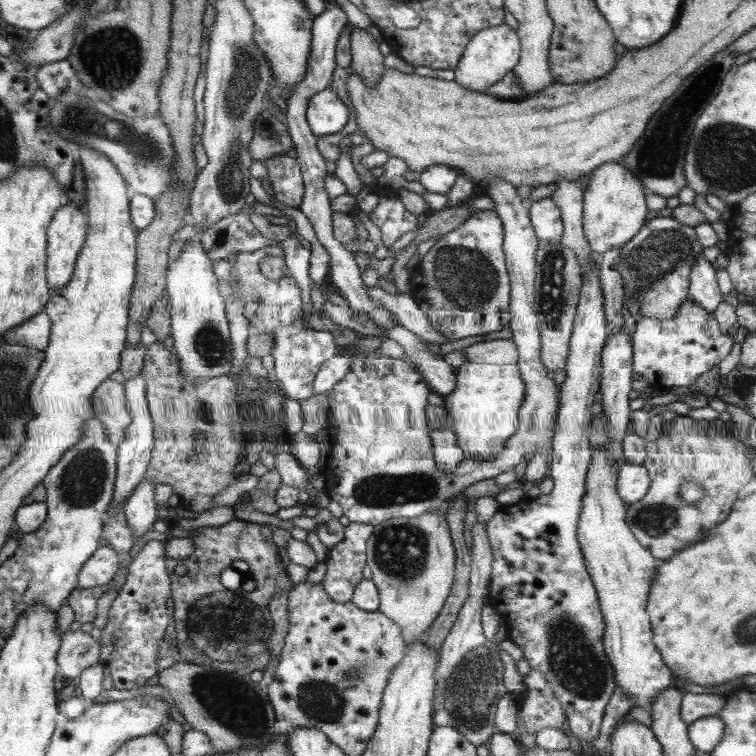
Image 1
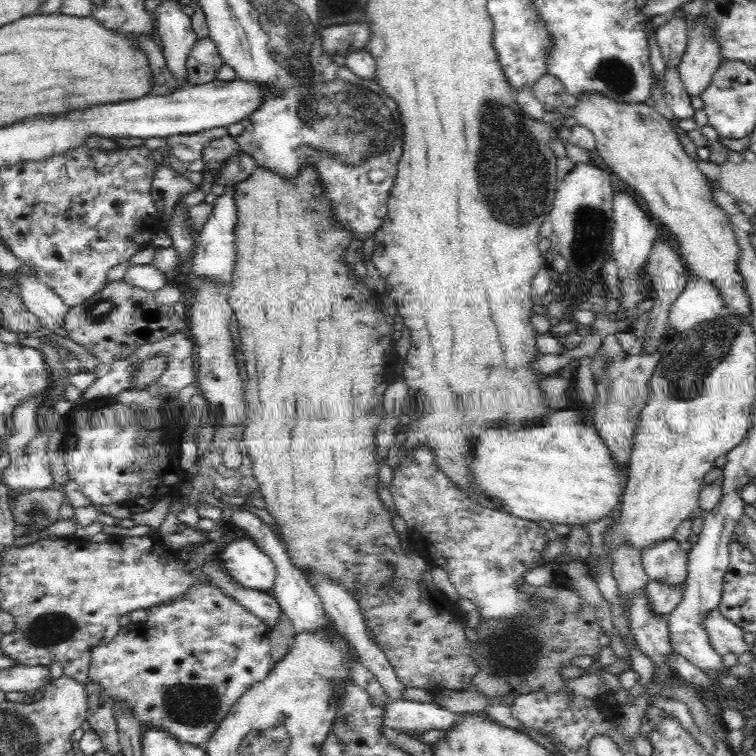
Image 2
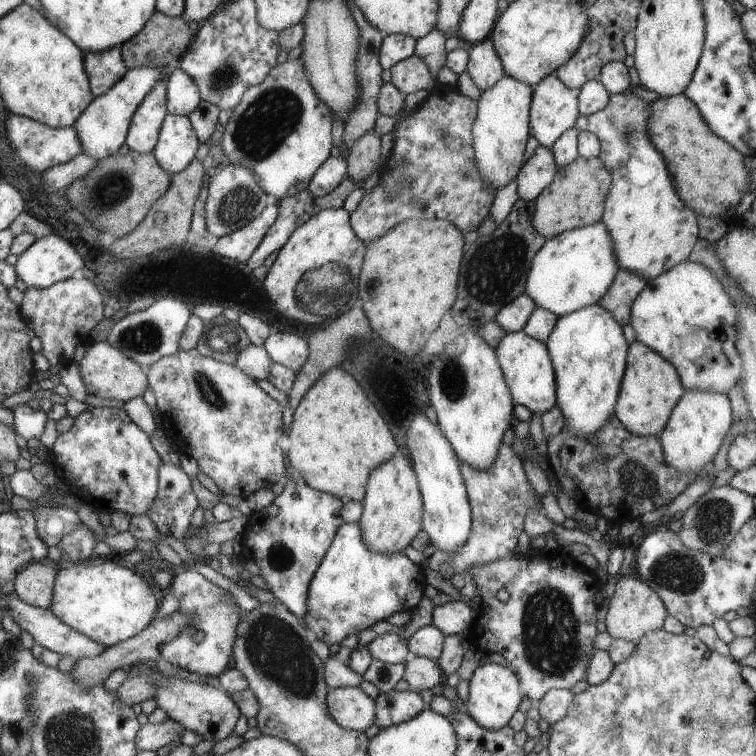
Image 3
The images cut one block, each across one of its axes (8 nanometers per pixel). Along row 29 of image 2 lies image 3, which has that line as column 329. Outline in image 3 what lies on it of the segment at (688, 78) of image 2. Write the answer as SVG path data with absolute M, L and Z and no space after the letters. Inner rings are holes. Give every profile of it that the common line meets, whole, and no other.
M360 687L330 689L326 702L331 717L344 729L365 732L375 724L376 704Z

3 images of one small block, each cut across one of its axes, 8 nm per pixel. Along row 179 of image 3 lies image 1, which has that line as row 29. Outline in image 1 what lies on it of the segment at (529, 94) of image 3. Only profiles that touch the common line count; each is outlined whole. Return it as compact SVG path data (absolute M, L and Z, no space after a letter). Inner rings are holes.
M506 23L482 30L467 45L467 51L455 71L455 82L472 91L486 92L486 89L490 89L496 82L503 80L519 65L521 54L522 43L518 32Z

